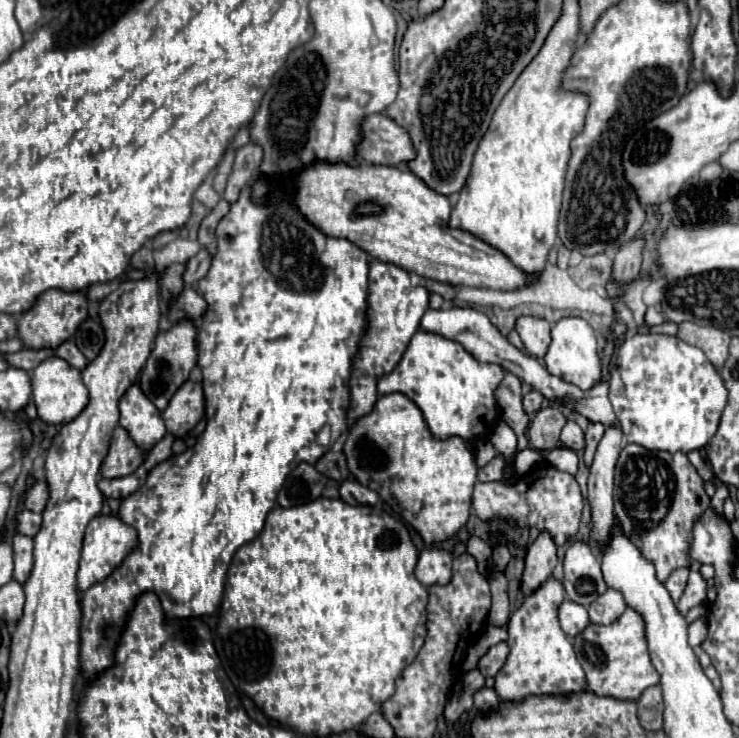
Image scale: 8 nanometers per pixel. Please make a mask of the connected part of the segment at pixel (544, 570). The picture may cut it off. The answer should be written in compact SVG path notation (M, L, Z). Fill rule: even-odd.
M539 533L535 543L529 547L525 557L525 569L521 577L521 591L529 597L535 589L539 589L553 573L557 565L557 547L549 533Z

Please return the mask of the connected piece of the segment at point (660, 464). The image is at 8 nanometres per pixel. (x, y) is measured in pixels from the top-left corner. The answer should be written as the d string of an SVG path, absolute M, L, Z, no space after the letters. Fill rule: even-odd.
M629 443L617 461L615 467L615 517L621 527L621 531L637 545L637 549L655 565L657 579L661 583L667 581L667 577L681 567L691 565L691 555L687 549L691 547L691 525L699 521L699 513L703 509L709 509L709 497L703 489L703 479L699 477L697 469L689 463L685 453L667 453L667 451L653 451L643 449L641 445Z

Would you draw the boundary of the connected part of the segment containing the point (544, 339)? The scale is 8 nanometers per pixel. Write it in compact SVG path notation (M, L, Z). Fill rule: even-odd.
M519 317L515 331L519 333L529 355L545 357L551 343L551 323L537 317Z

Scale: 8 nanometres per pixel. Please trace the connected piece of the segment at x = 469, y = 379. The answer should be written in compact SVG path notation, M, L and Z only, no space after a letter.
M417 331L399 365L379 379L377 391L379 395L397 391L411 397L419 405L435 439L455 435L473 443L477 437L487 437L499 419L495 389L503 381L503 373L505 369L501 365L477 361L455 341Z

